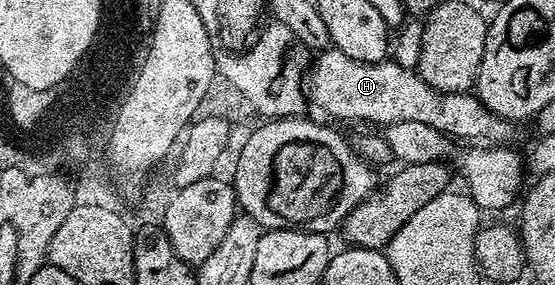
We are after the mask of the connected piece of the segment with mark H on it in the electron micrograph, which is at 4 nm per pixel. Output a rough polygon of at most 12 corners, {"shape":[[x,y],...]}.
{"shape":[[328,48],[312,98],[335,118],[422,122],[452,139],[504,145],[514,121],[477,95],[436,92],[386,58]]}

